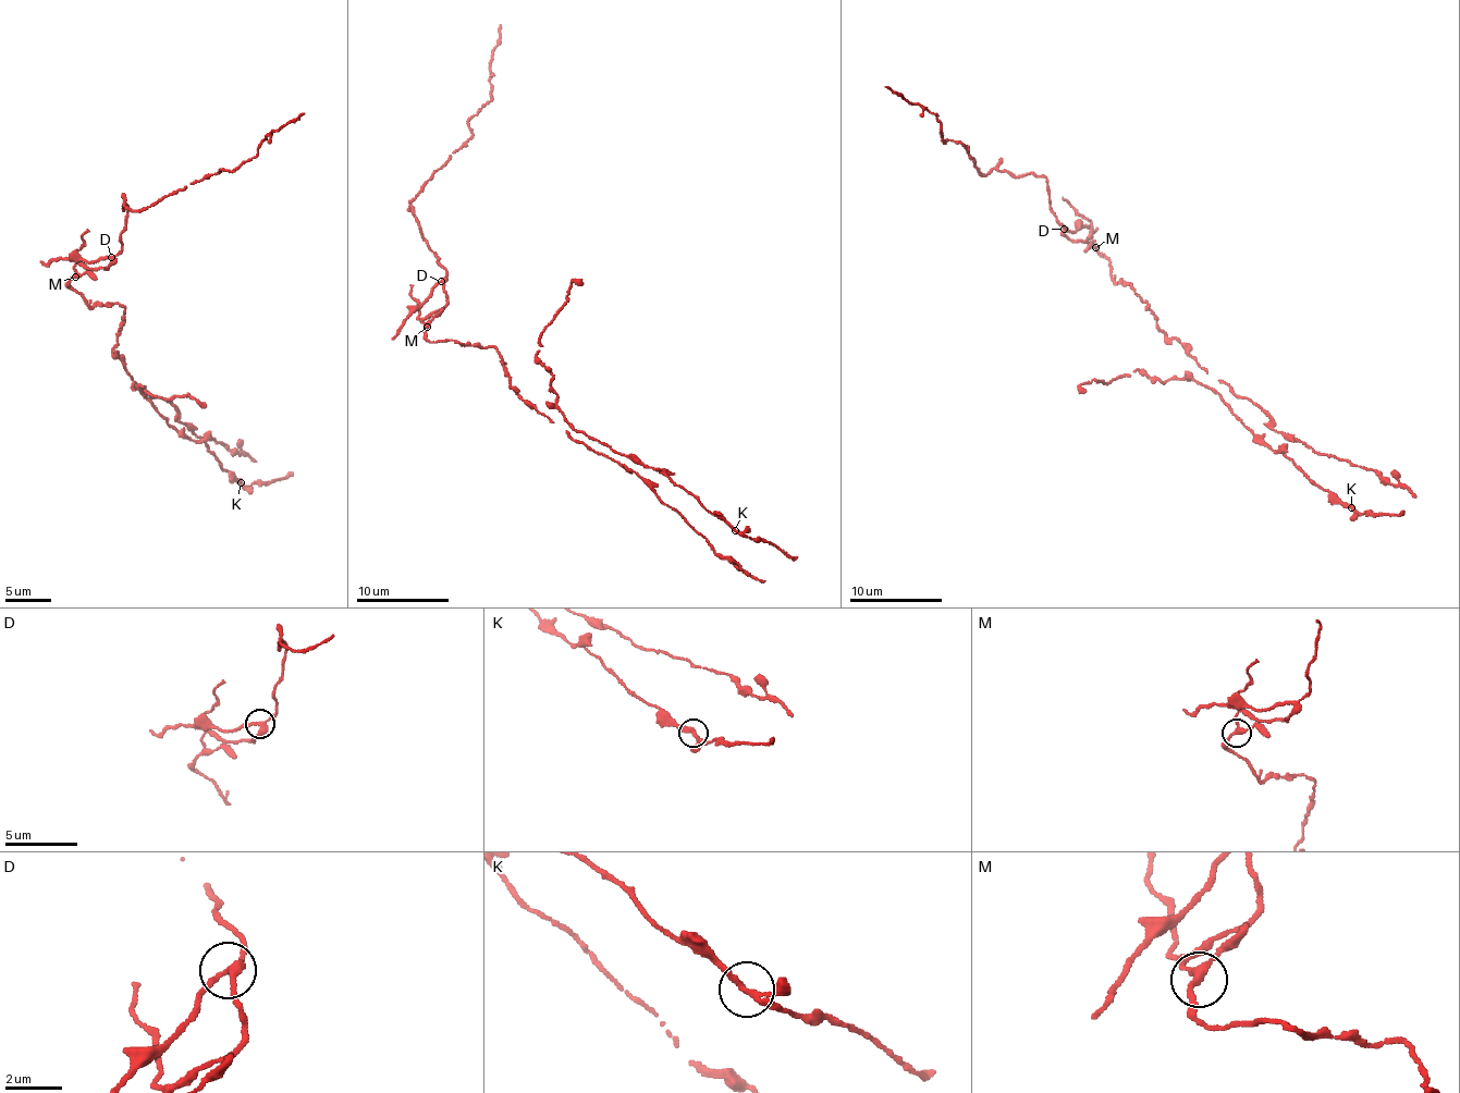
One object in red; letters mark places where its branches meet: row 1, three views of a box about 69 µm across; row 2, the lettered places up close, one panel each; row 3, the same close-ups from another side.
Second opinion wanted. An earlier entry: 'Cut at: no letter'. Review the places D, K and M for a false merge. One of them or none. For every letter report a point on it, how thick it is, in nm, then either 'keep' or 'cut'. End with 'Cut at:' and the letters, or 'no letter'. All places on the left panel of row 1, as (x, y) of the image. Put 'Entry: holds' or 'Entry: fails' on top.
Entry: fails
D: (111, 257) | 240 nm | cut
K: (241, 482) | 190 nm | keep
M: (75, 277) | 220 nm | keep
Cut at: D

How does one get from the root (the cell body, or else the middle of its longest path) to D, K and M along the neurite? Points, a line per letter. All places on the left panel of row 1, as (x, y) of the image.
D: (82, 295), (70, 289), (69, 281), (84, 272), (108, 268), (110, 258)
K: (82, 295), (91, 306), (123, 306), (113, 349), (126, 373), (169, 425), (203, 440), (241, 481)
M: (82, 295), (68, 285), (75, 277)

